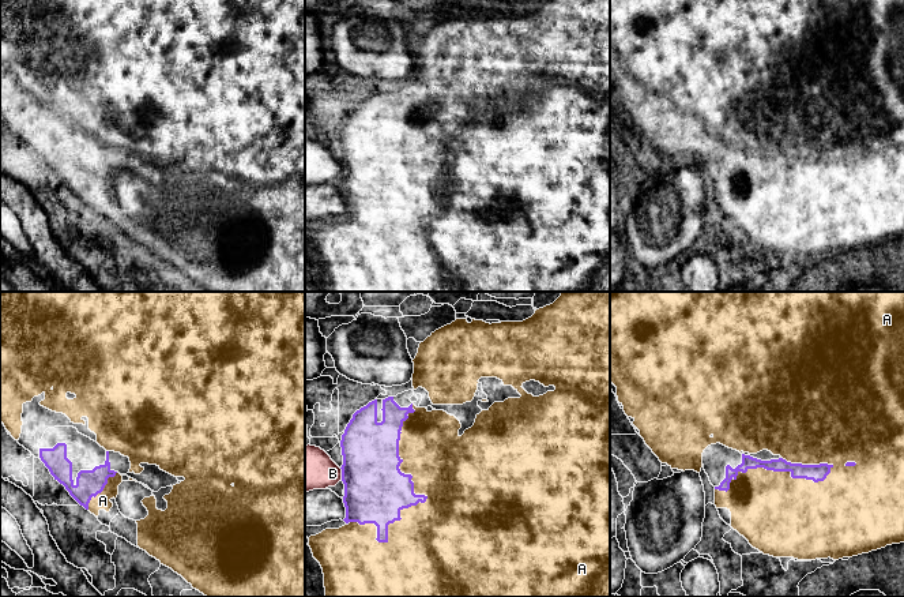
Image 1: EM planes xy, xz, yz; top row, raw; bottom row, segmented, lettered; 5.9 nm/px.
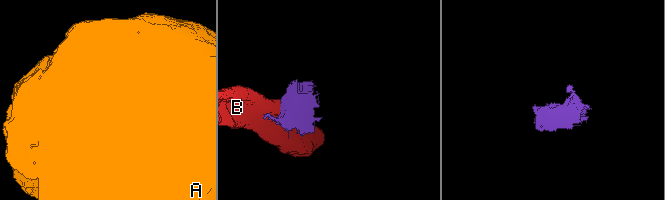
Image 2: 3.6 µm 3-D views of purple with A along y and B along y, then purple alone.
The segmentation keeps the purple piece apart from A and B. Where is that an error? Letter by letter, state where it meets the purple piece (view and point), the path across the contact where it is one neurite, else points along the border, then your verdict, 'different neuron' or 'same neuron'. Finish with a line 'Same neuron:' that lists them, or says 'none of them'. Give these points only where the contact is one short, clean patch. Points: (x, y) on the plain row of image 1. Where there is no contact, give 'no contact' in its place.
A: xz (413, 180) | same neuron
B: xz (342, 168) | along xz (339, 162), (342, 173) | different neuron
Same neuron: A

